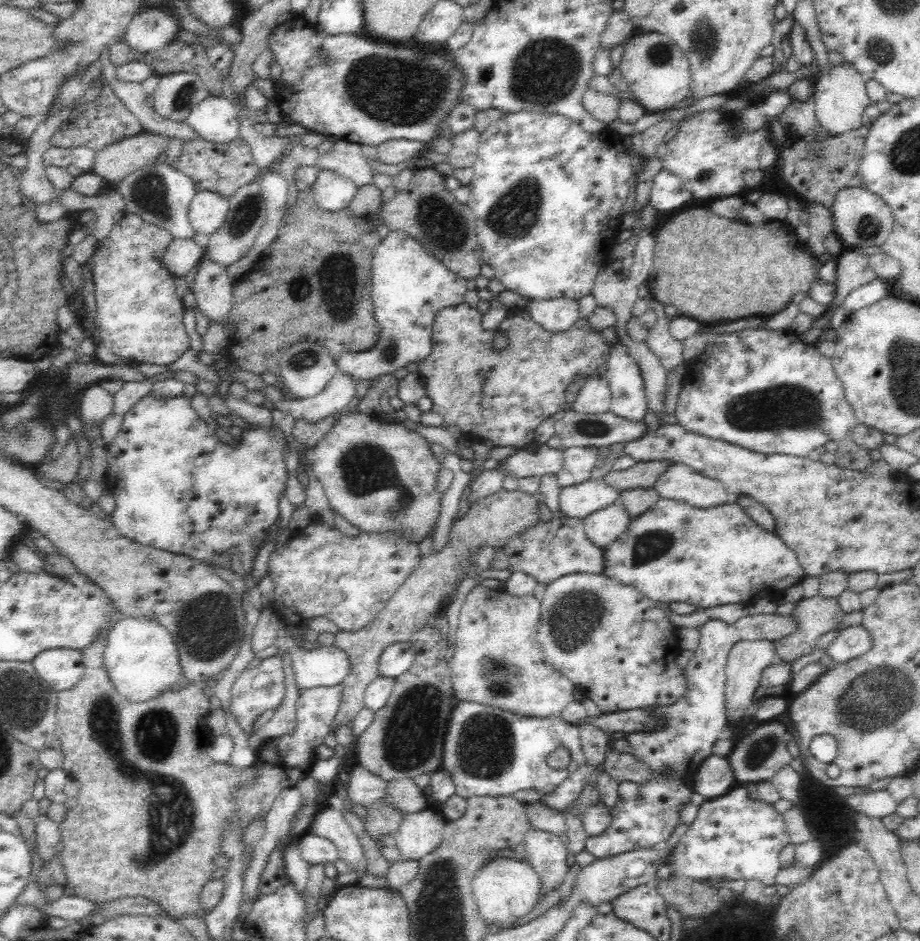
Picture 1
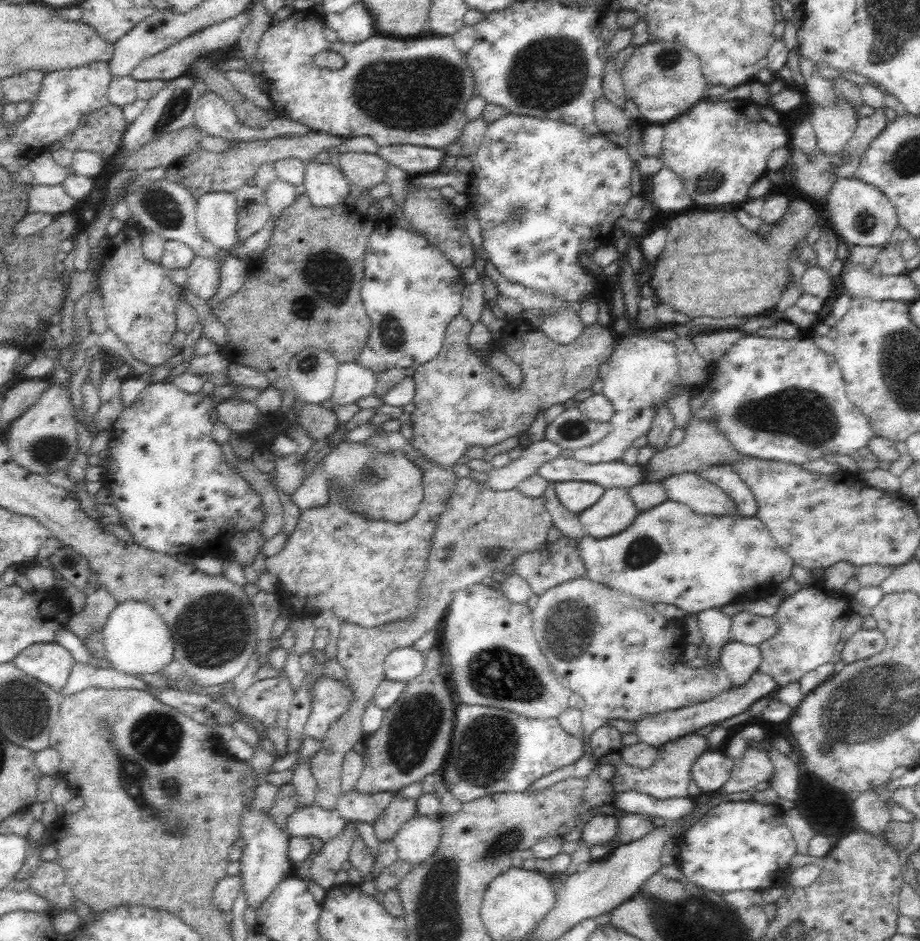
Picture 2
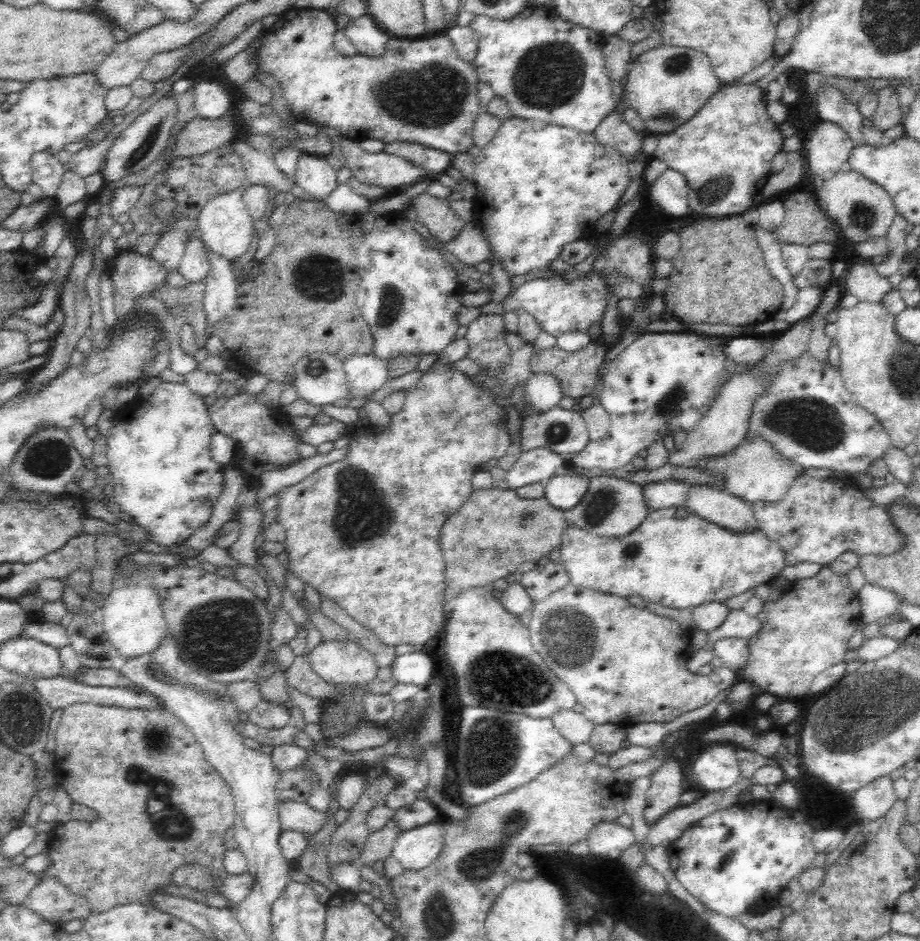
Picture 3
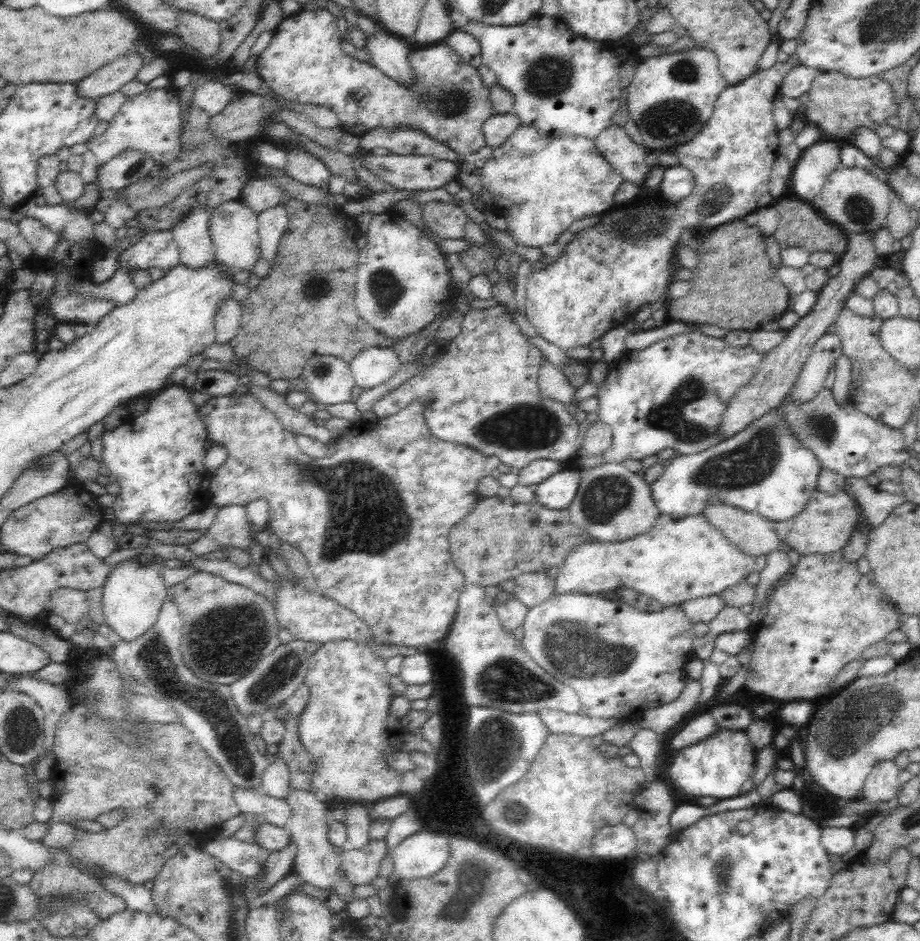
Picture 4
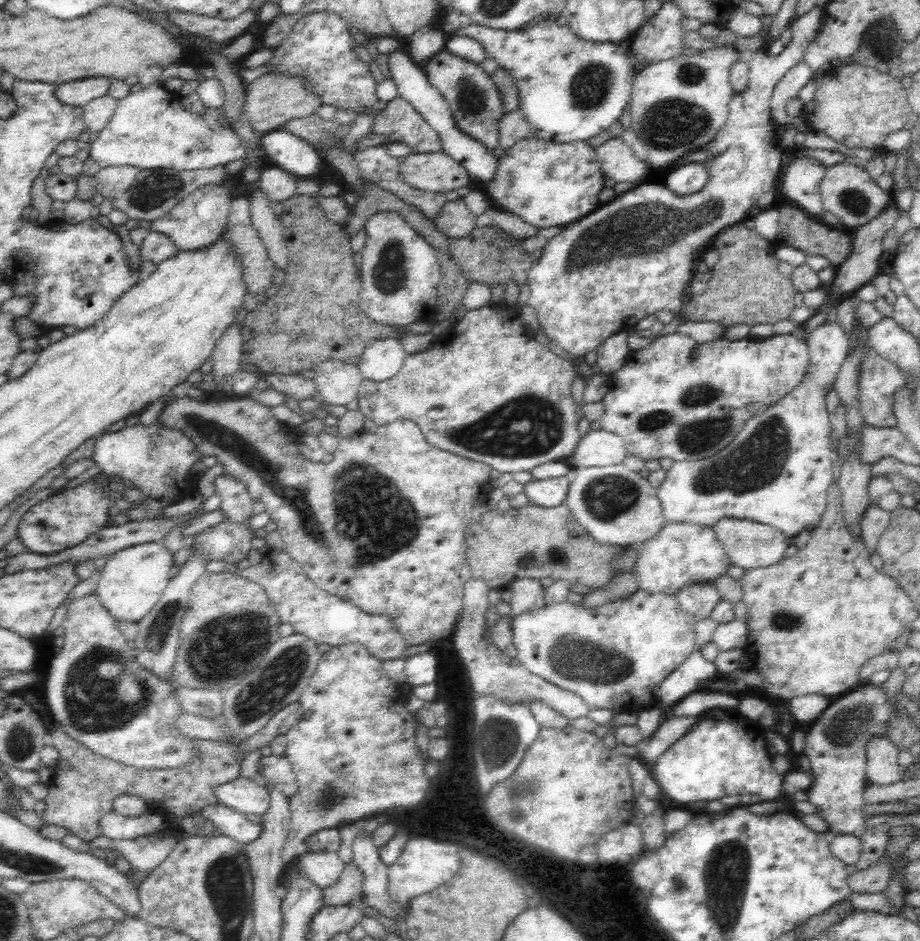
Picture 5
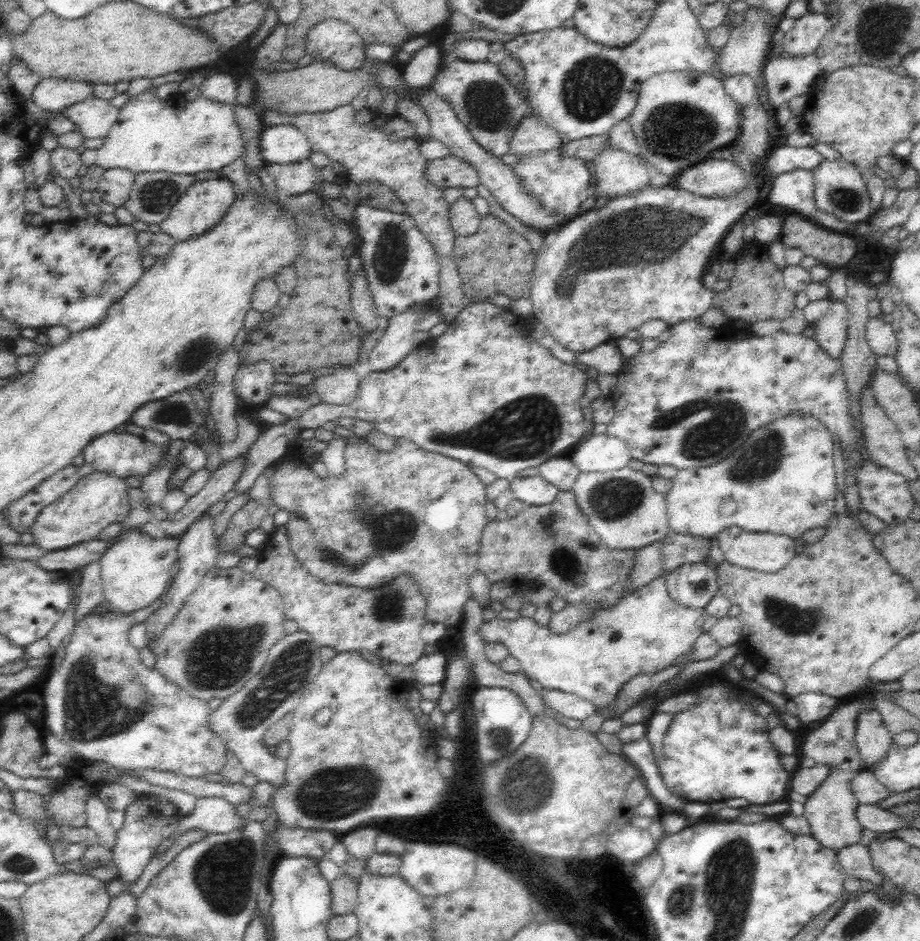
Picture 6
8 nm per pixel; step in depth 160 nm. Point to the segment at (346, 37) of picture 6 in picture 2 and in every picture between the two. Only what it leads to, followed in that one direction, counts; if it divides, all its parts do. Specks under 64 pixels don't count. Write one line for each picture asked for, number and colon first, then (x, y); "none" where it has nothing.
2: (405, 91)
3: (420, 91)
4: (304, 63)
5: (320, 49)

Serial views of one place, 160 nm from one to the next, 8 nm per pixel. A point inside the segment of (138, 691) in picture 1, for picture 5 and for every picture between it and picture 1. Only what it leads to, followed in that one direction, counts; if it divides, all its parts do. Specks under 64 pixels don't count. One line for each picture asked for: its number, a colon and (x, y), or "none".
2: (137, 641)
3: (133, 620)
4: (132, 594)
5: (132, 581)

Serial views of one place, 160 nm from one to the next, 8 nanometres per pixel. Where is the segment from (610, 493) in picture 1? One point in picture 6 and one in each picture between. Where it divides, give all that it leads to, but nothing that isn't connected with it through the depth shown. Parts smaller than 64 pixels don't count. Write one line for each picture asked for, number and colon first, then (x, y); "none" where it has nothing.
2: (576, 496)
3: (563, 491)
4: (556, 492)
5: (547, 493)
6: (533, 490)

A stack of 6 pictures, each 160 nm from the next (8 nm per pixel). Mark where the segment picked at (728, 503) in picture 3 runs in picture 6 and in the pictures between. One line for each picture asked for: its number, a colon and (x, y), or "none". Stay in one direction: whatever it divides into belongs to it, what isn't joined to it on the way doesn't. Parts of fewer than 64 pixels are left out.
4: (753, 535)
5: (748, 545)
6: (764, 552)

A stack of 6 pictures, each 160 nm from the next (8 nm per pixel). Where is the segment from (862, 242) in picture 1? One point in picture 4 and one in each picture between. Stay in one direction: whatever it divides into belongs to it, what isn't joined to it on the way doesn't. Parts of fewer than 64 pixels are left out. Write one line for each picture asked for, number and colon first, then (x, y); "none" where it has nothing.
2: (860, 214)
3: (862, 209)
4: (859, 200)

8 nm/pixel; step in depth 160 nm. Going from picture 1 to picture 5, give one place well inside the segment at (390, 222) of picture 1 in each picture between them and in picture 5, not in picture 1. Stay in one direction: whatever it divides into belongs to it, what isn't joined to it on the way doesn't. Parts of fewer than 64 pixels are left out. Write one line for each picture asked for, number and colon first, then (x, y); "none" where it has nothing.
2: (442, 222)
3: (435, 213)
4: (448, 221)
5: (455, 220)

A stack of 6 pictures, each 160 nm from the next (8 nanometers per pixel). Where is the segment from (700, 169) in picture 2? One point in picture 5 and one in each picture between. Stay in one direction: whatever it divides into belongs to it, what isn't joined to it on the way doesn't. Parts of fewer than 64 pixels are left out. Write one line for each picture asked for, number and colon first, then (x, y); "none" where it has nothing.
3: (725, 151)
4: (606, 273)
5: (634, 256)

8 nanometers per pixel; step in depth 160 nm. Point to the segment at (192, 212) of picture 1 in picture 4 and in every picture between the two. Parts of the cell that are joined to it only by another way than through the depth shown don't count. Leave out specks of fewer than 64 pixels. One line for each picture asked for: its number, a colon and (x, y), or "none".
2: (216, 212)
3: (226, 227)
4: (233, 228)

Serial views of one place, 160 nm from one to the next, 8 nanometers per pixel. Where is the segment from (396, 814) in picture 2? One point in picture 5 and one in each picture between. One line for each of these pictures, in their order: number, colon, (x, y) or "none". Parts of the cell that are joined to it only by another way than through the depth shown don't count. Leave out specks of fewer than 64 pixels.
3: (379, 845)
4: (359, 866)
5: (348, 887)

